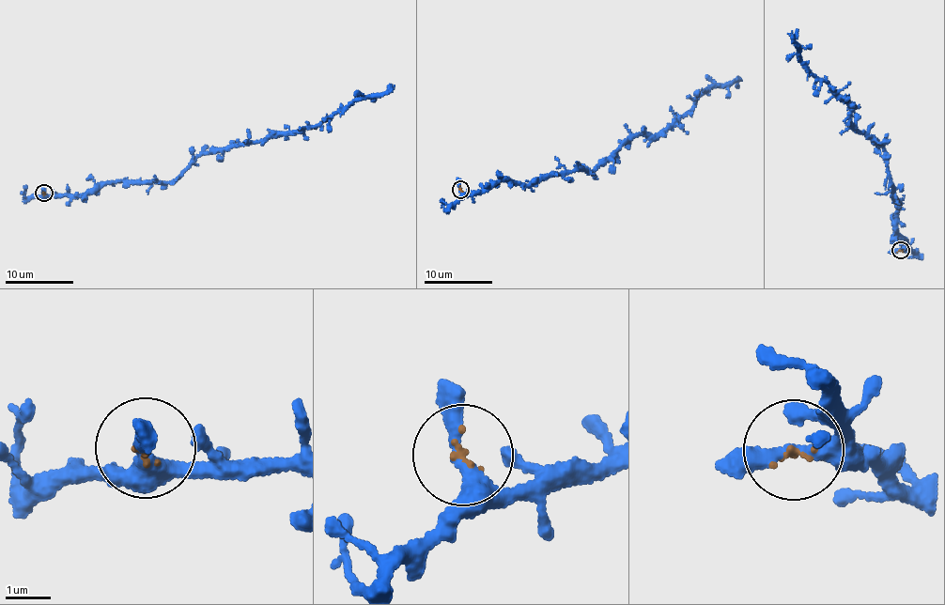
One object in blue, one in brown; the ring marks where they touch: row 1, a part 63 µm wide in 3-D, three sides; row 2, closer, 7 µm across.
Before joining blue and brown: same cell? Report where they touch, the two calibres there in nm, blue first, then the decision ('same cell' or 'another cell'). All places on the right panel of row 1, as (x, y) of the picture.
(900, 250) | 320/100 nm | same cell

